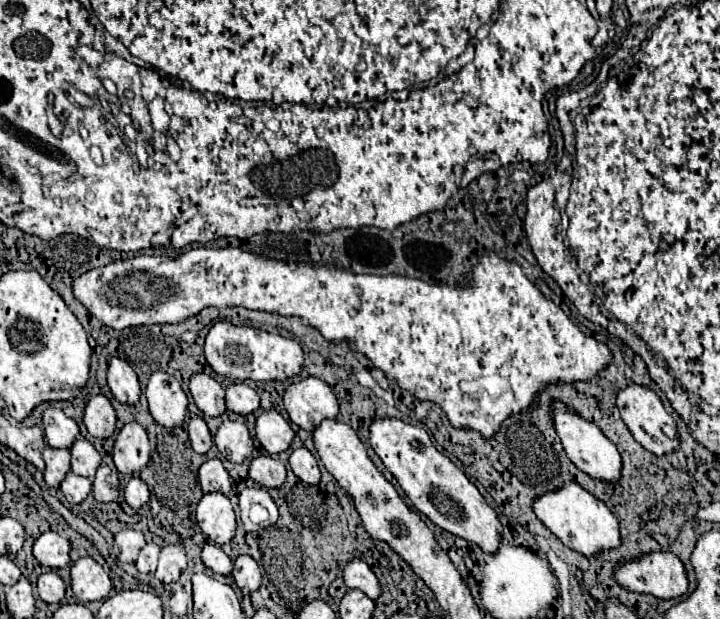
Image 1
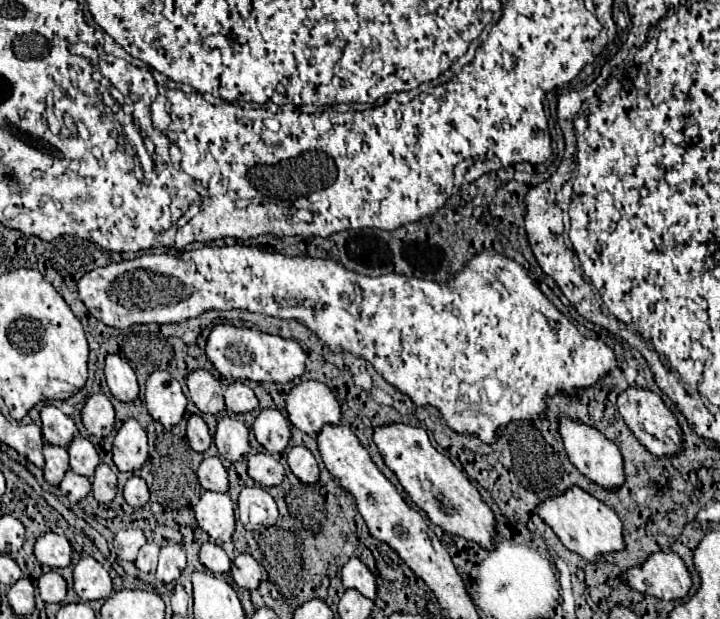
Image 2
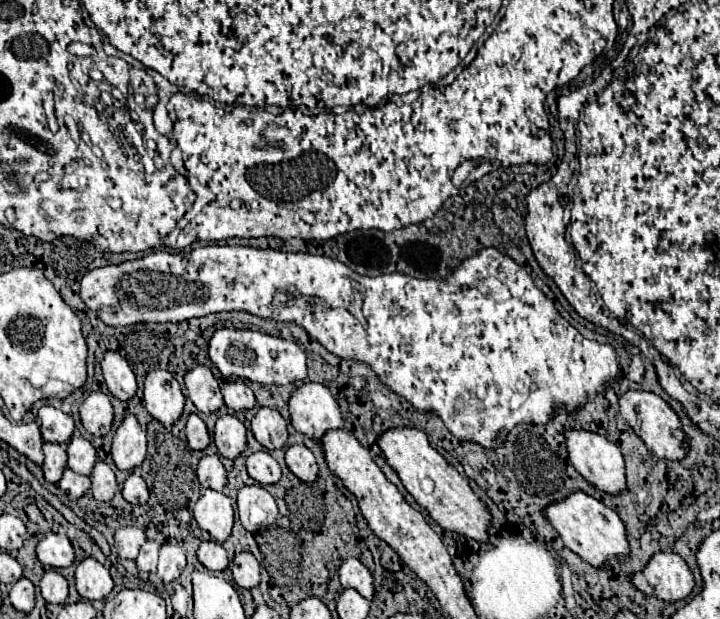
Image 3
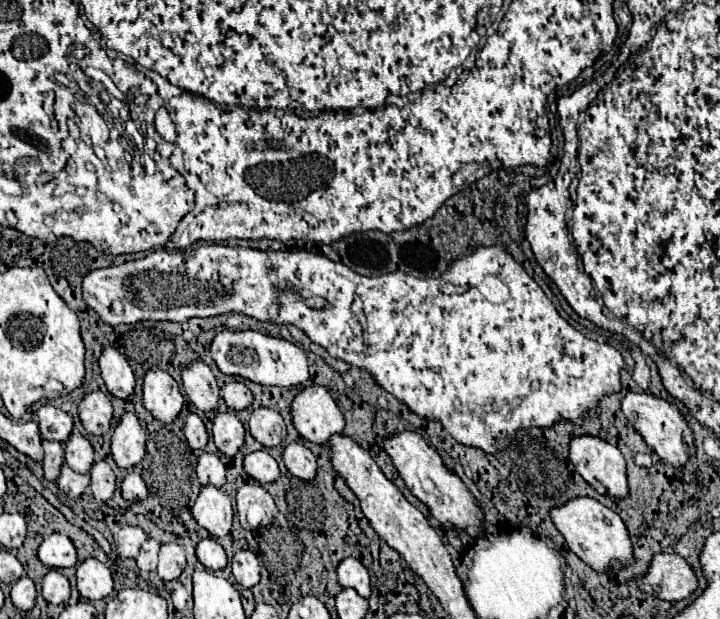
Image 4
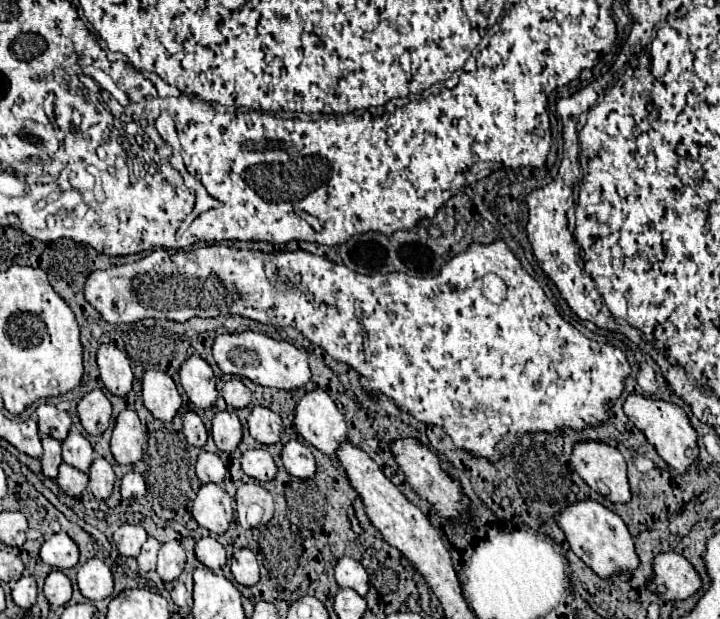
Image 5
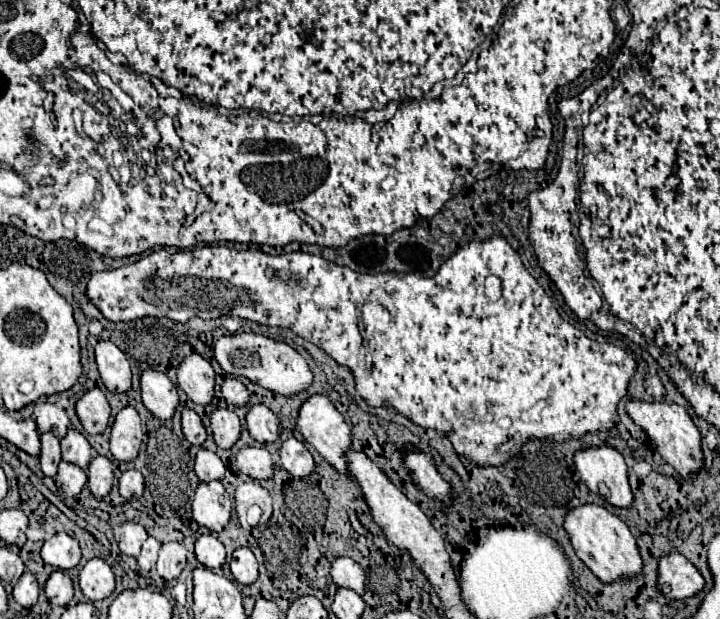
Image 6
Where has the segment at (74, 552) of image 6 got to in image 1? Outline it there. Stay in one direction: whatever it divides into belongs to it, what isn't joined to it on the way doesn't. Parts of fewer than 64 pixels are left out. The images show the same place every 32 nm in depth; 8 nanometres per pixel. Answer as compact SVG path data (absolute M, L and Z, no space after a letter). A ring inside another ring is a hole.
M44 532L34 542L34 558L52 570L64 568L70 564L70 542L68 538L56 532Z

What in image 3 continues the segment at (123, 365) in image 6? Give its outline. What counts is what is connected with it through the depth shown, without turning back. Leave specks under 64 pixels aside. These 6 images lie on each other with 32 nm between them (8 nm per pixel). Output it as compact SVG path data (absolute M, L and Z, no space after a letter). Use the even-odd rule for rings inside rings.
M108 350L100 366L102 366L106 386L114 398L130 400L136 394L136 376L120 352Z

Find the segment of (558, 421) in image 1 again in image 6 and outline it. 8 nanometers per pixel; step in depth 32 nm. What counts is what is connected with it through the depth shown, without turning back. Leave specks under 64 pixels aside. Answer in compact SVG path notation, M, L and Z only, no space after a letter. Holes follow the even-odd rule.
M588 448L576 452L574 464L590 492L610 502L616 508L630 508L634 494L626 476L626 462L614 448Z

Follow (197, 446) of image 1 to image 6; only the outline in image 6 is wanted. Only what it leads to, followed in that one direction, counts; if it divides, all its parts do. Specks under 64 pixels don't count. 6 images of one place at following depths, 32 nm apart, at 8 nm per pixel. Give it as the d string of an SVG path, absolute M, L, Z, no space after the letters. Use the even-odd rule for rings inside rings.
M184 408L182 410L182 432L186 436L186 440L194 446L202 446L204 440L206 440L206 432L204 432L204 424L200 420L200 416L190 410L190 408Z

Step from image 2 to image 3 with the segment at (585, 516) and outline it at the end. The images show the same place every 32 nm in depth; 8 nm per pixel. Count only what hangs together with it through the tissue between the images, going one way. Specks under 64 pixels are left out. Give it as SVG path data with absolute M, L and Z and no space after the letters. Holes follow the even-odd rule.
M574 492L568 498L550 504L546 508L546 518L562 536L564 546L570 548L574 554L578 554L584 562L592 564L594 568L602 568L604 564L608 564L608 558L624 558L630 552L626 528L620 516L588 494Z

